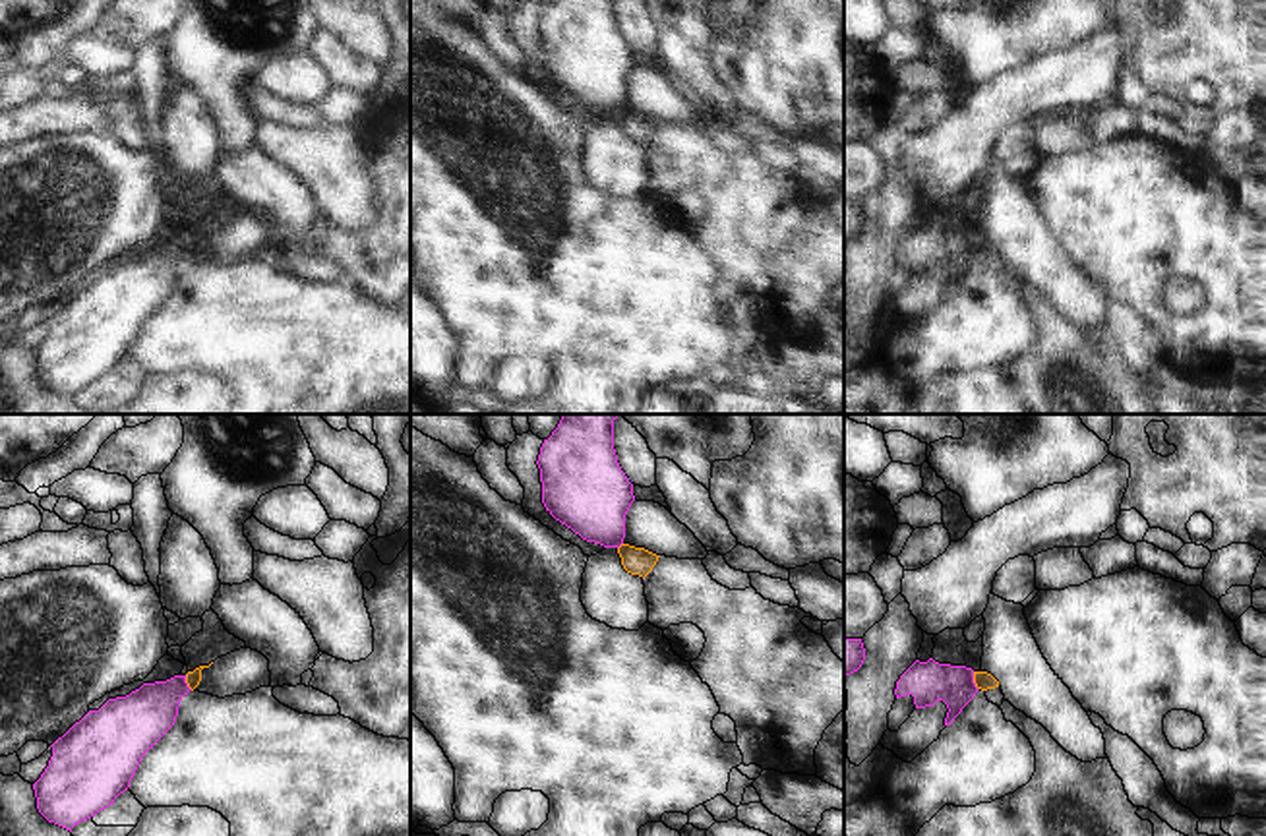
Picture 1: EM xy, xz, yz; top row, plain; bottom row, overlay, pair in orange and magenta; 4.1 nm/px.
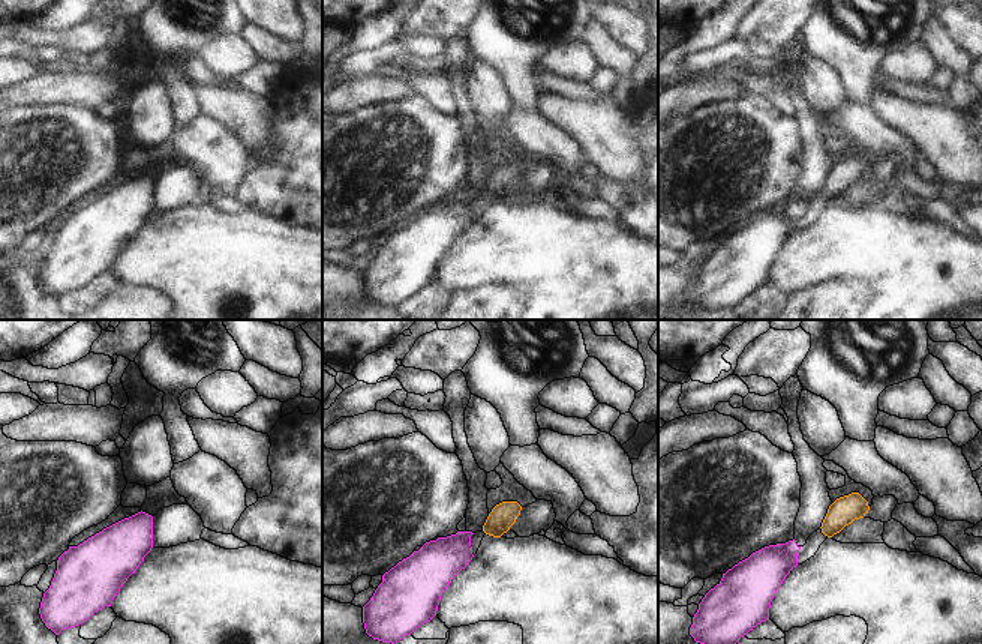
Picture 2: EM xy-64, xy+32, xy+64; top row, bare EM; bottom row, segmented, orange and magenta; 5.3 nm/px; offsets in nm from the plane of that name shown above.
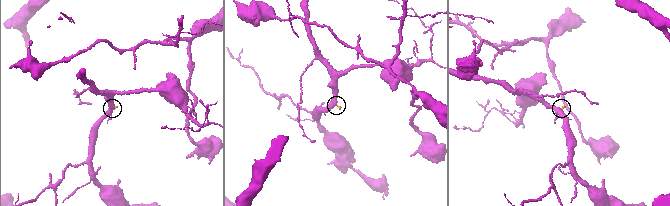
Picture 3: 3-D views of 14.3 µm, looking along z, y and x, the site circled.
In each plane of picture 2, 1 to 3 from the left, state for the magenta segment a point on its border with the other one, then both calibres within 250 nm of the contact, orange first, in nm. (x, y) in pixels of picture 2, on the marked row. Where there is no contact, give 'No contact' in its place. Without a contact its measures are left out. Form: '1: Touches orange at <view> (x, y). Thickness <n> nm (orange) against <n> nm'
1: No contact
2: No contact
3: No contact.

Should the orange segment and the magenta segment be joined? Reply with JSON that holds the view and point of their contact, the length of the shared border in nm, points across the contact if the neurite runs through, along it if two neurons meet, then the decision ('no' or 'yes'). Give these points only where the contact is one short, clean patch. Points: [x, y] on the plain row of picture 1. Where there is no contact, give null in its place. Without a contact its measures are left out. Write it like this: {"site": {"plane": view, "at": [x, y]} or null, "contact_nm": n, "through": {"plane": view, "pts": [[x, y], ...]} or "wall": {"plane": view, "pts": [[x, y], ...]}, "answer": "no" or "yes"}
{"site": {"plane": "yz", "at": [974, 246]}, "contact_nm": 80, "wall": {"plane": "yz", "pts": [[972, 238], [972, 248], [978, 254]]}, "answer": "no"}

